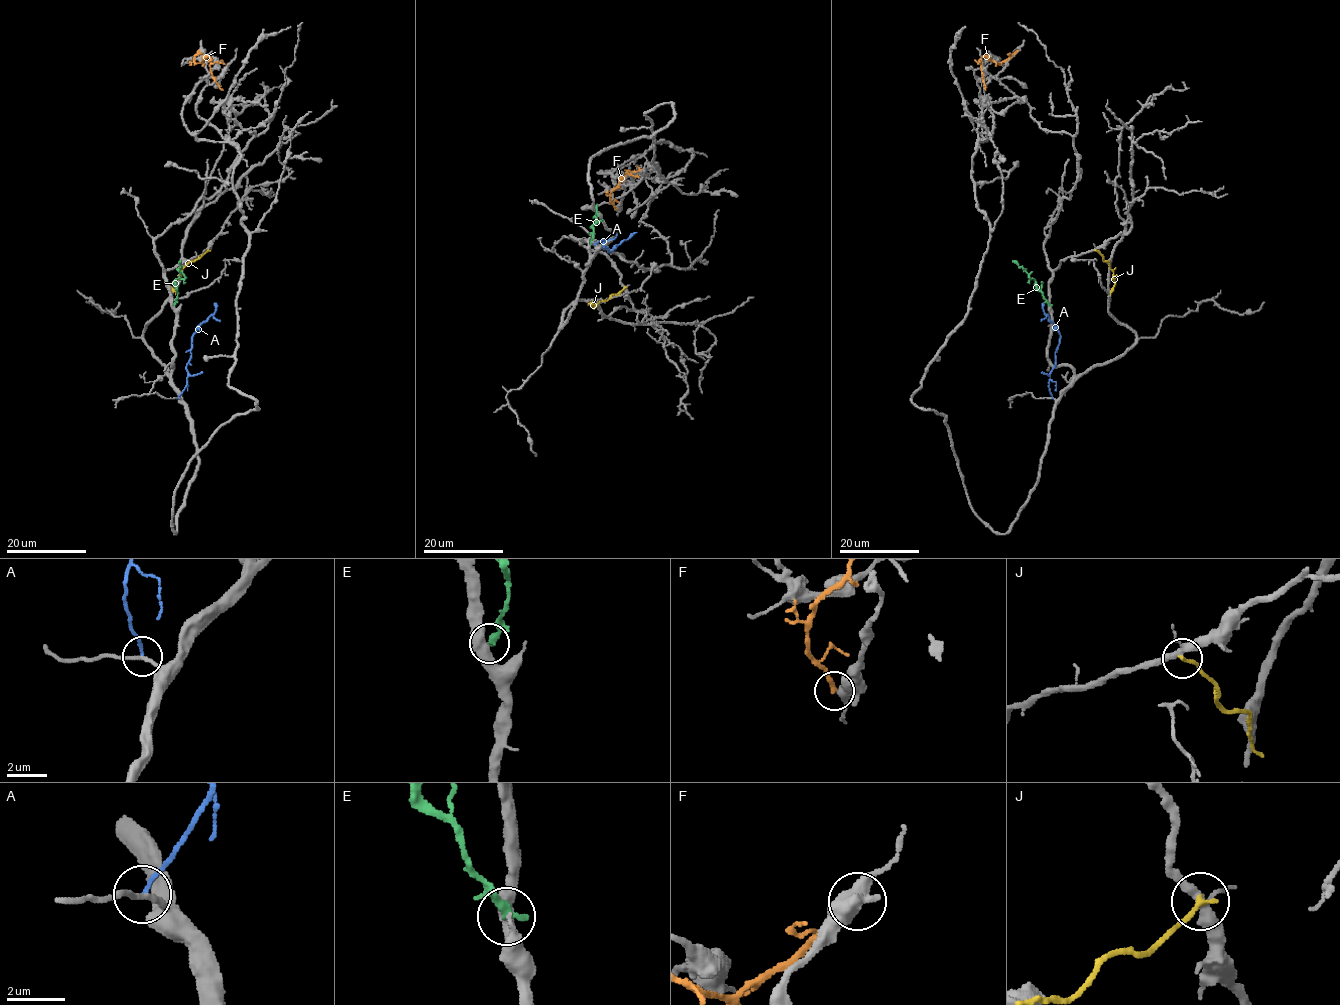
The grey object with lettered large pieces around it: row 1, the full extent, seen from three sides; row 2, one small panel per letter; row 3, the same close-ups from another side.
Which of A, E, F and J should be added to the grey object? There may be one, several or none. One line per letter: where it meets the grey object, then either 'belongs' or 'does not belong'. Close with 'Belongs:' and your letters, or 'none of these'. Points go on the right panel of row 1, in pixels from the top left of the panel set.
A: contact (1052, 398); does not belong
E: contact (1049, 304); does not belong
F: contact (1017, 50); does not belong
J: contact (1096, 250); does not belong
Belongs: none of these

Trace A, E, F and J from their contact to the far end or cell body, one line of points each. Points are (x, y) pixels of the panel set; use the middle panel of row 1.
A: (594, 243), (605, 241), (603, 246), (608, 246), (609, 251), (630, 233)
E: (590, 240), (594, 235), (591, 227), (596, 220), (597, 204)
F: (616, 209), (610, 194), (626, 172), (639, 177)
J: (624, 287), (597, 305), (591, 306), (592, 301)

